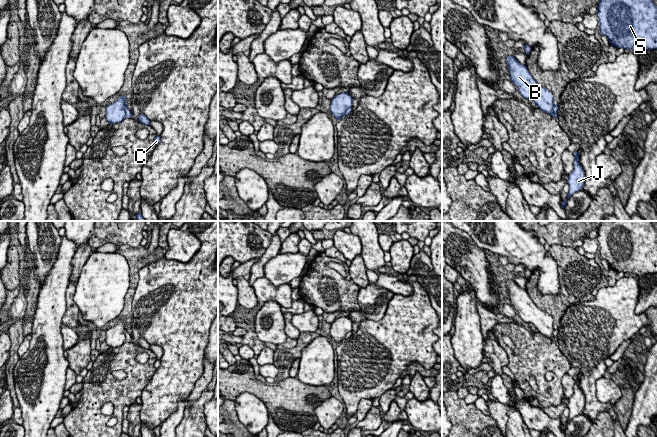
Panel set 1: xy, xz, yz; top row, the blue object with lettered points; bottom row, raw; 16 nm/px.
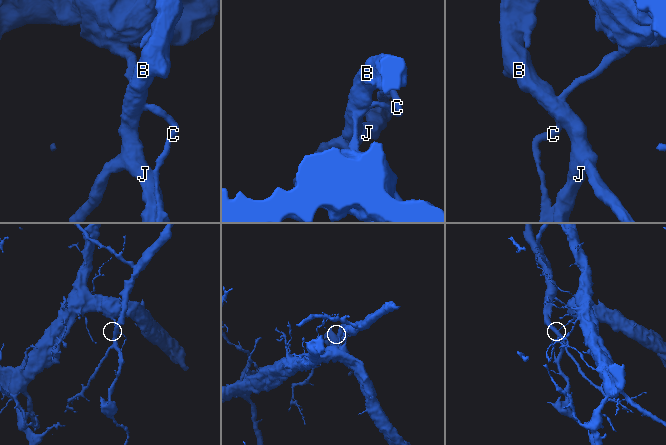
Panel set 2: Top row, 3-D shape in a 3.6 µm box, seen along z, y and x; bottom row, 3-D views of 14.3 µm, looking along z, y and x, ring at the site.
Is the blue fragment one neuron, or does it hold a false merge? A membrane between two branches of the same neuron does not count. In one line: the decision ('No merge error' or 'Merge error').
Merge error

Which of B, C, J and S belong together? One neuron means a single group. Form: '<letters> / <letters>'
B J / C S

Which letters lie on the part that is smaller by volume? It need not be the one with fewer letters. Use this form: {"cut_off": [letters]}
{"cut_off": ["B", "J"]}

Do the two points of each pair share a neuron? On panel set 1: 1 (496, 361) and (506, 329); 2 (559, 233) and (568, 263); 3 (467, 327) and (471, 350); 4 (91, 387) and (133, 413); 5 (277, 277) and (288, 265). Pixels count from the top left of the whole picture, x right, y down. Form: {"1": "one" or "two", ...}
{"1": "two", "2": "two", "3": "one", "4": "two", "5": "one"}

